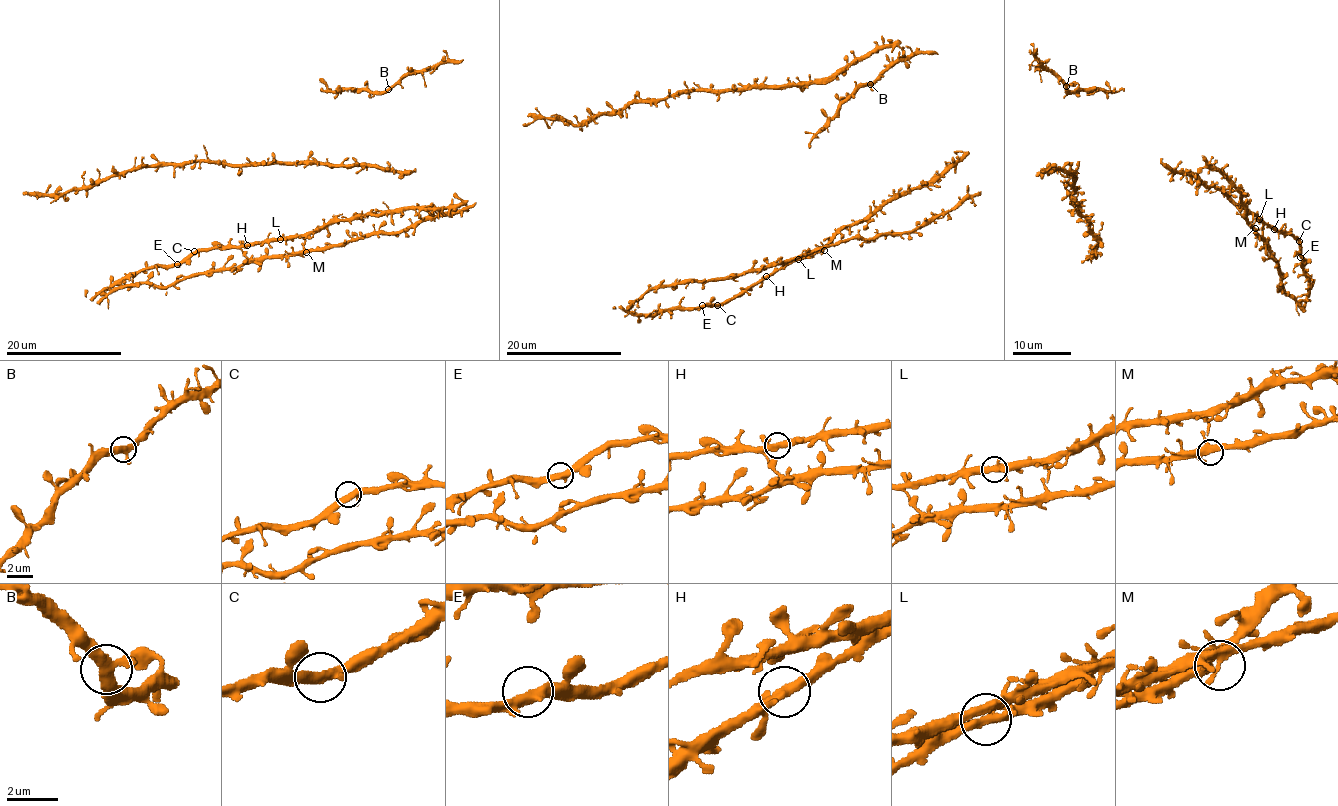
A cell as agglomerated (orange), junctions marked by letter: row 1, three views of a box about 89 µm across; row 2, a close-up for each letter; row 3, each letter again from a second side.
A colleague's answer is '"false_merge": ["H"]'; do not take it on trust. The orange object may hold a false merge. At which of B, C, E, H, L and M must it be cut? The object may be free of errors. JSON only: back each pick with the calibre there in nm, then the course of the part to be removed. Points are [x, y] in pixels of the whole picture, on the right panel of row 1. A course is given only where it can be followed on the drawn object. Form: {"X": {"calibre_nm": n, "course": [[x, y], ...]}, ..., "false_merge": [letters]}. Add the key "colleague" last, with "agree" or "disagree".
{"false_merge": [], "colleague": "disagree"}

